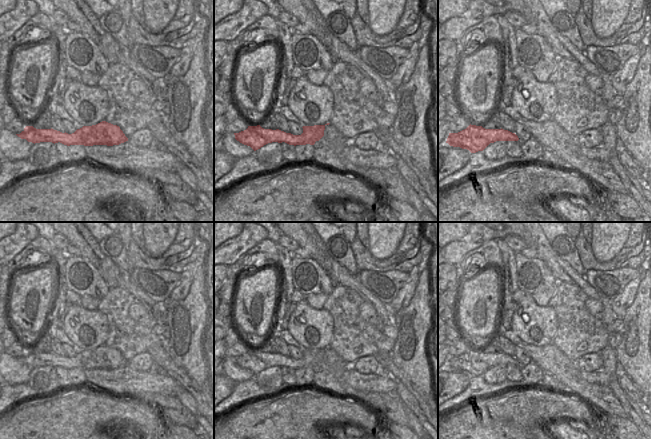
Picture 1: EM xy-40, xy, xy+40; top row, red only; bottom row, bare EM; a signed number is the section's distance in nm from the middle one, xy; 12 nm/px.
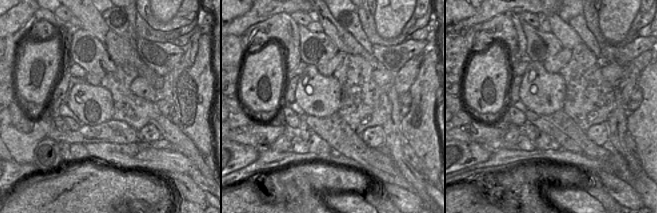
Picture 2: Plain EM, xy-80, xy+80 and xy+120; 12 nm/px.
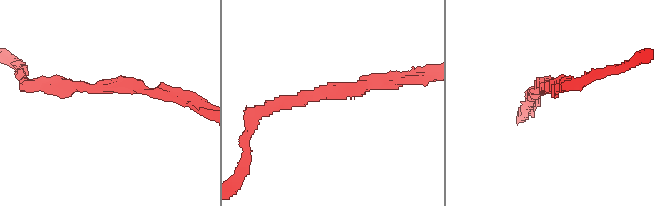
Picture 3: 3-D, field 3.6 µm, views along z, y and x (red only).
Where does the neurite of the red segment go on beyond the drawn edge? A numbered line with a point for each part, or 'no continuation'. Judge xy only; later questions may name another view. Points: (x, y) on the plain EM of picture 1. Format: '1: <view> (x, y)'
no continuation

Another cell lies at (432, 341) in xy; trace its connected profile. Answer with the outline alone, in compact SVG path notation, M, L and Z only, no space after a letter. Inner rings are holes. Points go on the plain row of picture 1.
M428 222L435 240L432 254L429 258L429 274L434 300L432 327L427 338L428 356L432 367L433 392L438 401L438 222Z

